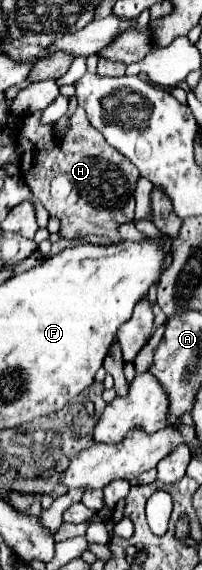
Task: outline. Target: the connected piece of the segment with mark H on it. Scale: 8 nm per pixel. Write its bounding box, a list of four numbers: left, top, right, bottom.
[18,107,140,241]

